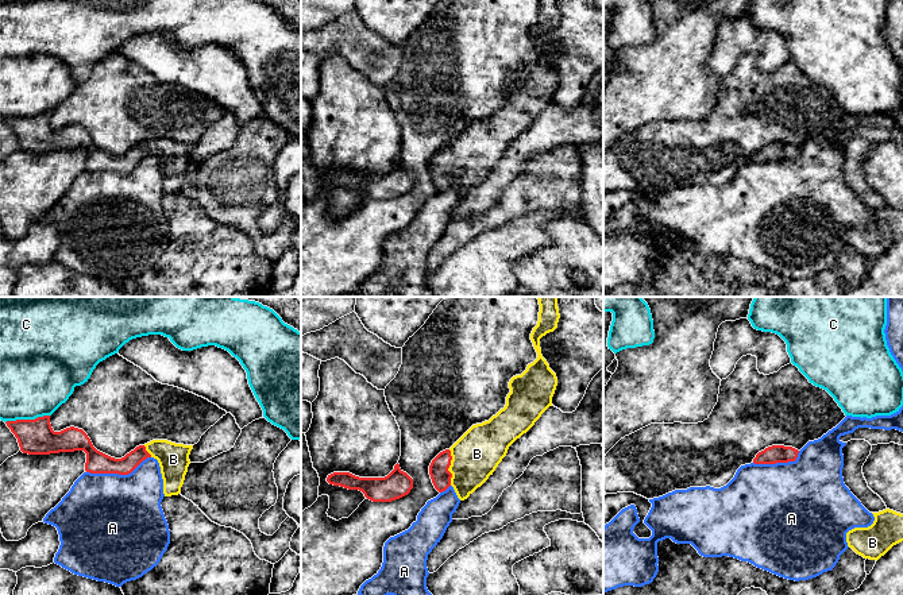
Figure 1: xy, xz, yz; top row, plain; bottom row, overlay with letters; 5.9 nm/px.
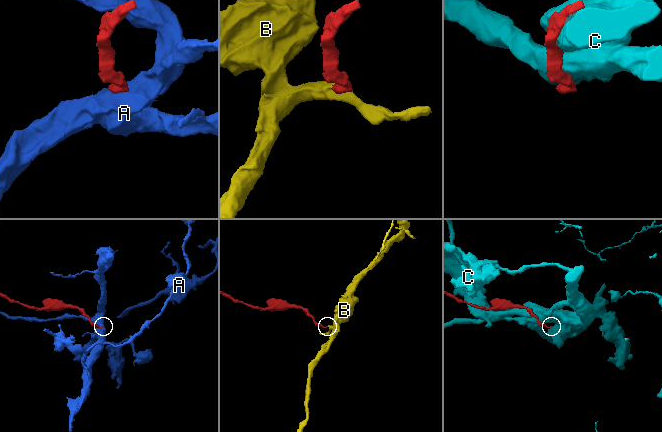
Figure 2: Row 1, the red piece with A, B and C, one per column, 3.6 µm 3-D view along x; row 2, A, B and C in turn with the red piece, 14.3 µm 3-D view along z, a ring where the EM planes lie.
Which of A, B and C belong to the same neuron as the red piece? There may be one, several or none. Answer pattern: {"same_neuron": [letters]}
{"same_neuron": ["B"]}

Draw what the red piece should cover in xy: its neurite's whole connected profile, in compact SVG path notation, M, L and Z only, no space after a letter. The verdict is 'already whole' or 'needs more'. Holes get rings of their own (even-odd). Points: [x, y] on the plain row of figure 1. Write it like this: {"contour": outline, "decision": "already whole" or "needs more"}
{"contour": "M50 113L35 117L7 119L7 124L18 136L20 148L28 152L50 152L59 150L84 148L86 151L85 169L90 171L131 171L143 158L158 158L163 177L165 194L178 193L190 162L189 152L193 143L175 142L167 138L153 138L136 144L121 157L111 155L97 148L88 132L70 124L54 130Z", "decision": "needs more"}

